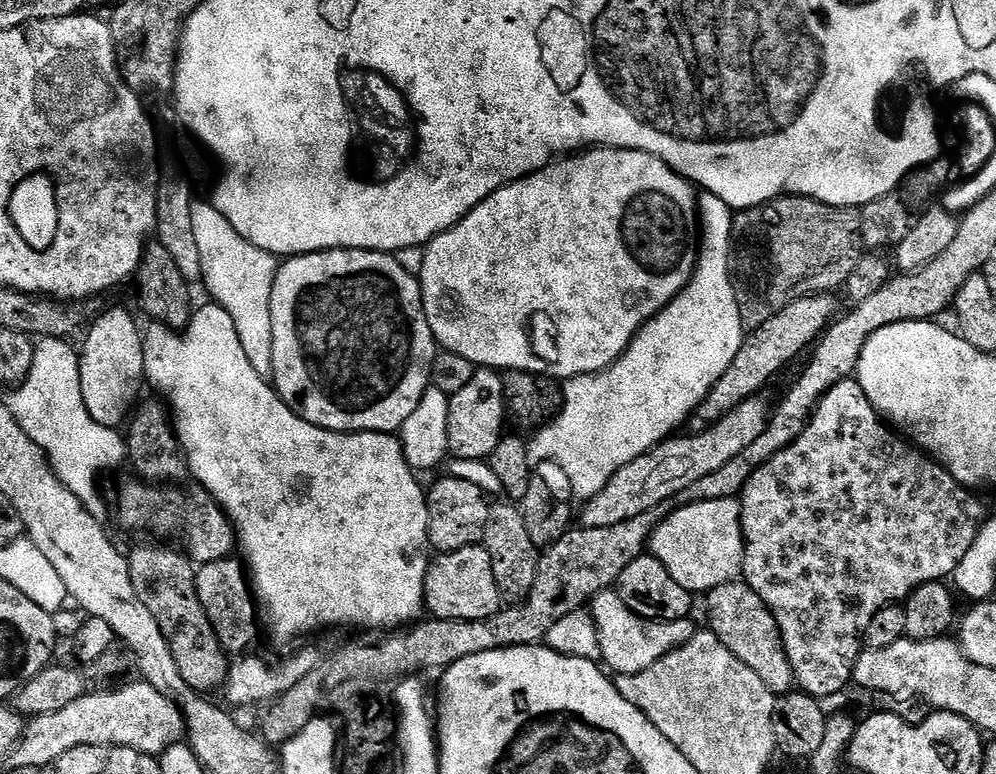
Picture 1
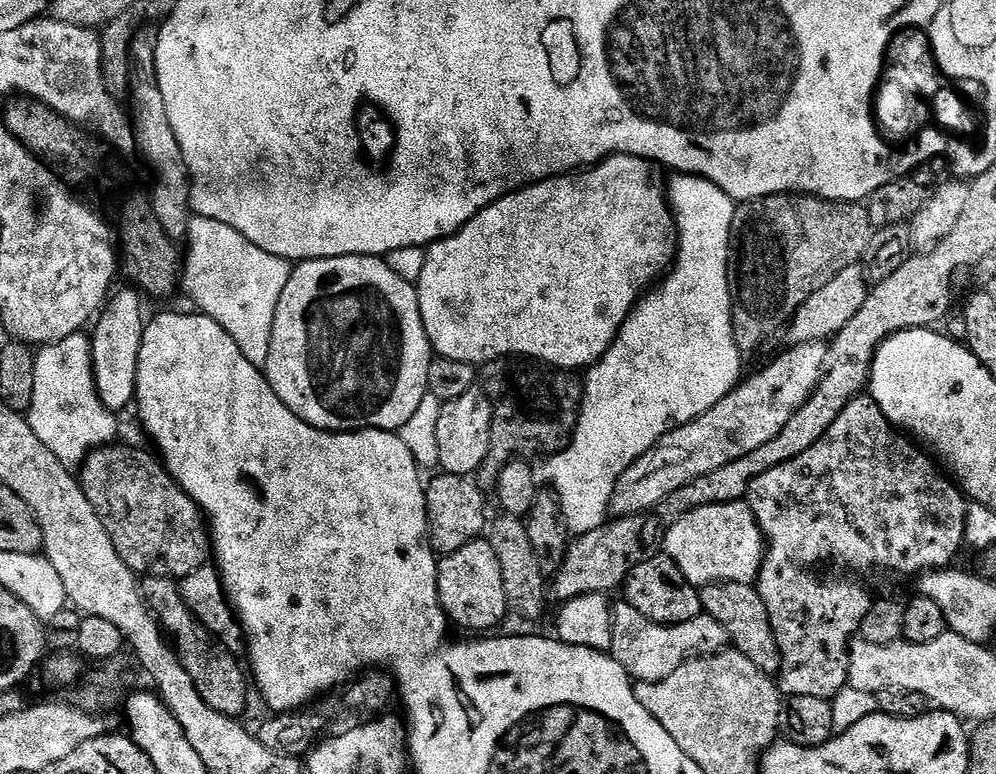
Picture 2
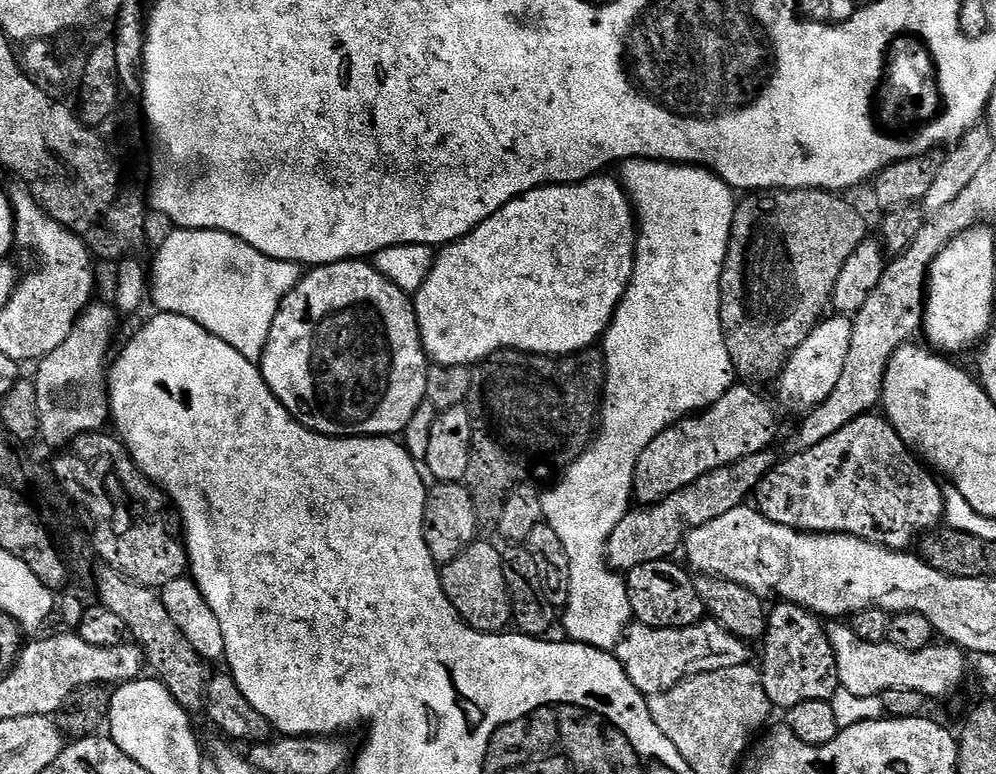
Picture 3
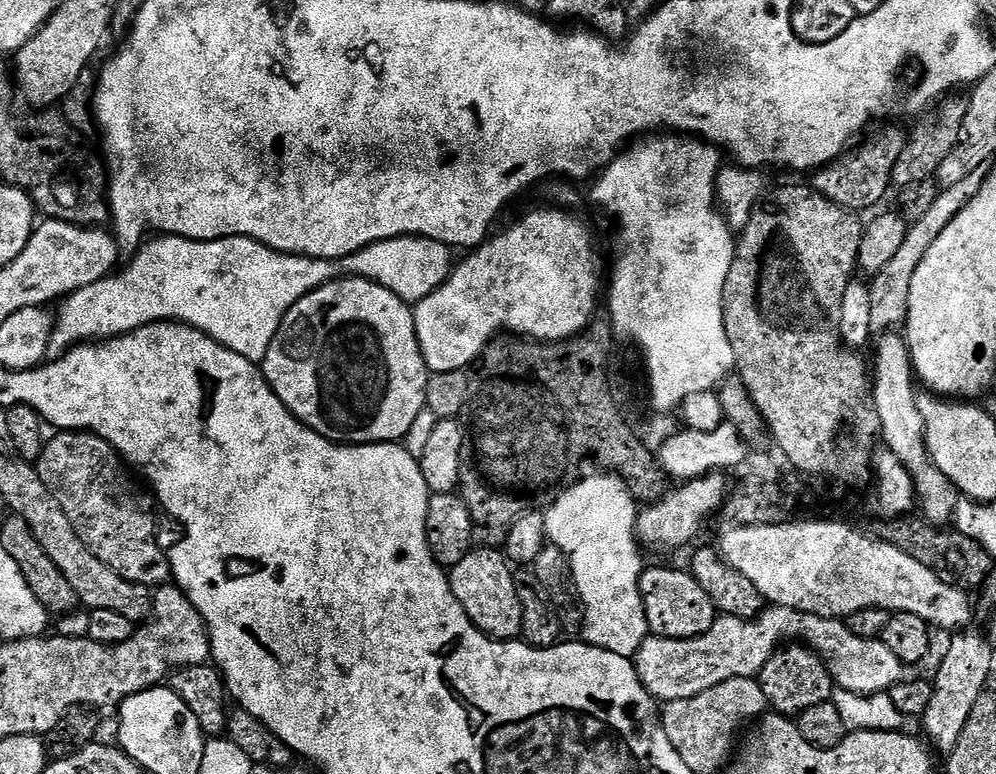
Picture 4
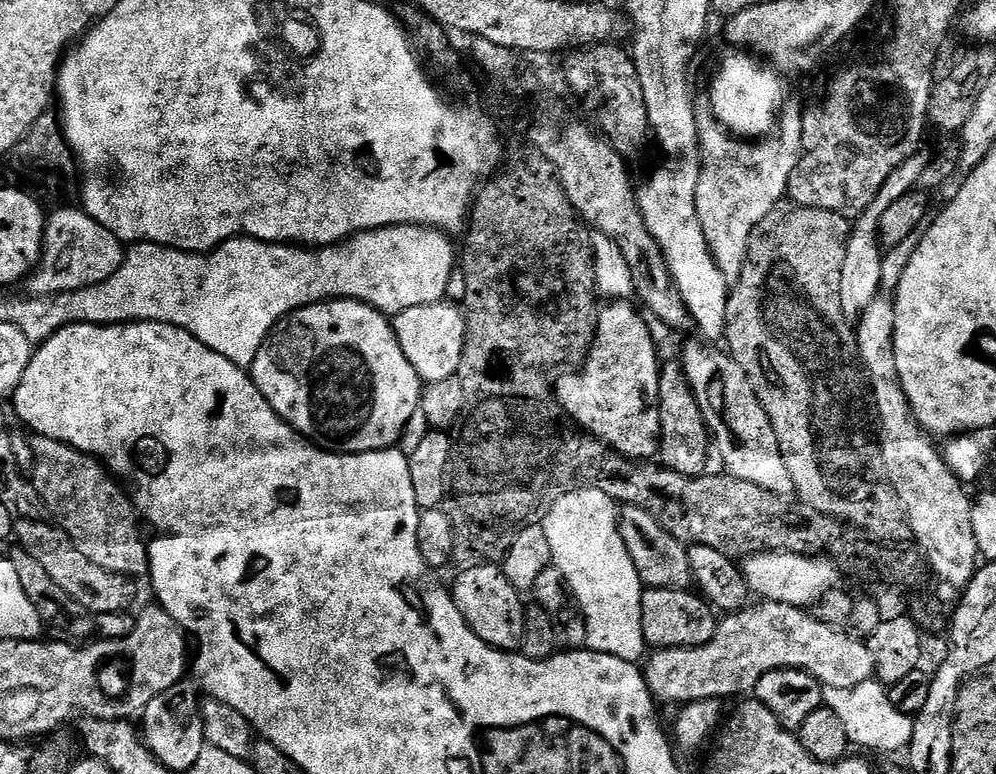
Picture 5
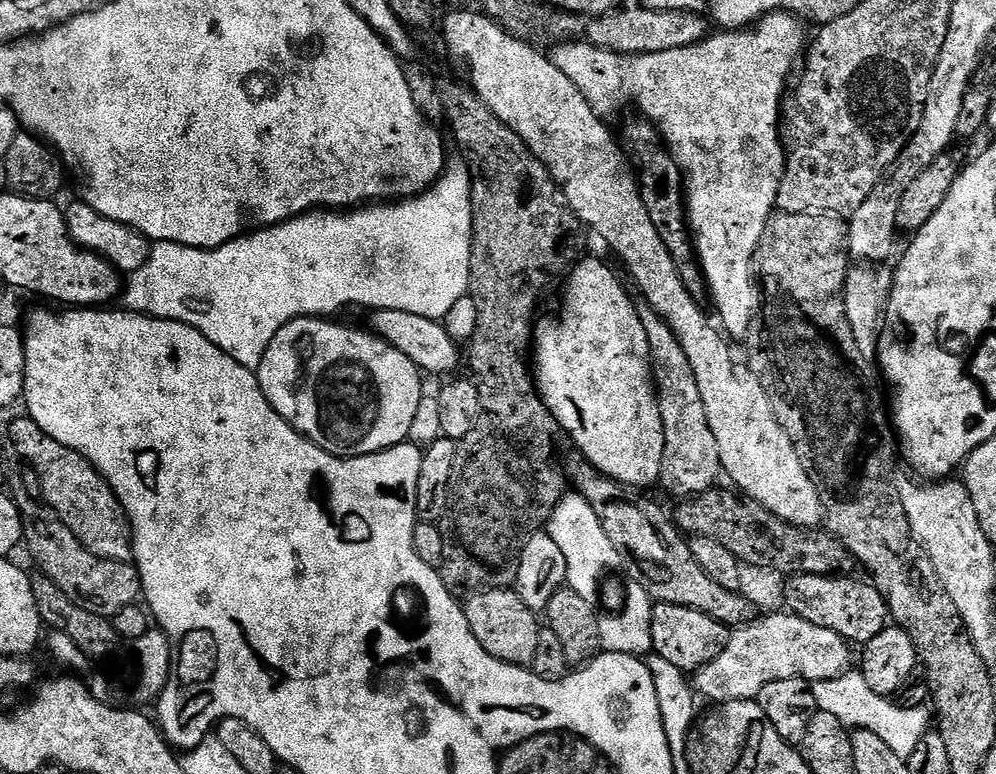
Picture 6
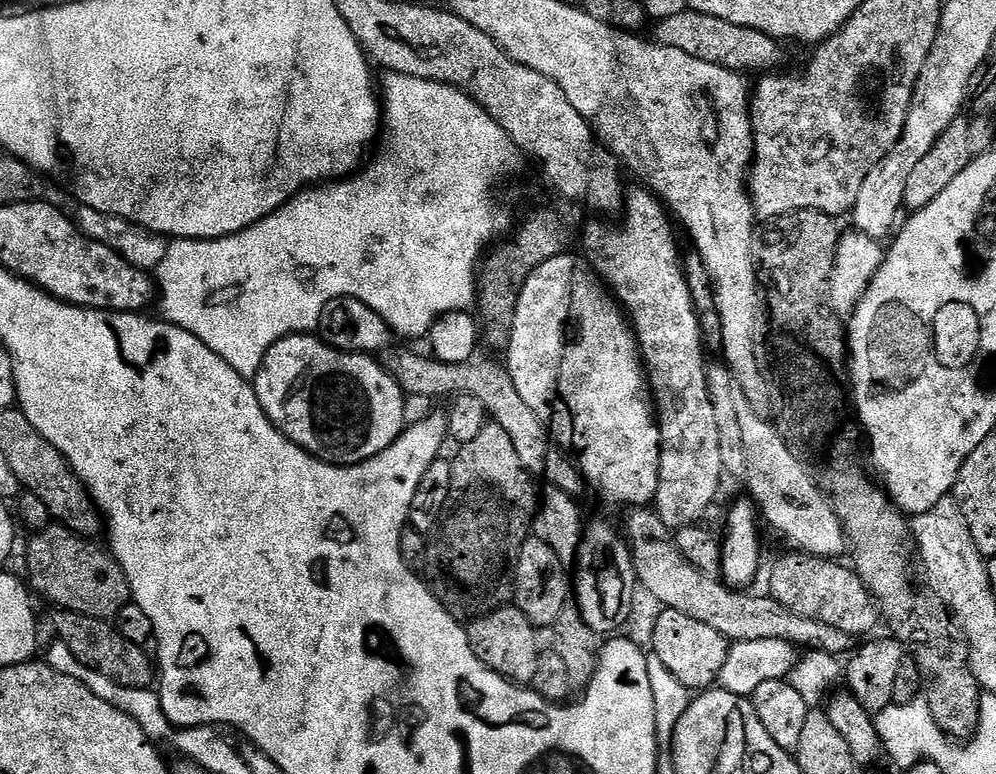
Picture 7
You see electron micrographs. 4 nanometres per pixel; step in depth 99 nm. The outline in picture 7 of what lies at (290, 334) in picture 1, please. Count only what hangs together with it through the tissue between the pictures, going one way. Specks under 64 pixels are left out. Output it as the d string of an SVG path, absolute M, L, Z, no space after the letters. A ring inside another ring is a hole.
M293 334L274 342L254 377L262 410L289 440L328 464L360 464L386 450L400 437L404 422L405 392L375 355L339 352L316 334Z

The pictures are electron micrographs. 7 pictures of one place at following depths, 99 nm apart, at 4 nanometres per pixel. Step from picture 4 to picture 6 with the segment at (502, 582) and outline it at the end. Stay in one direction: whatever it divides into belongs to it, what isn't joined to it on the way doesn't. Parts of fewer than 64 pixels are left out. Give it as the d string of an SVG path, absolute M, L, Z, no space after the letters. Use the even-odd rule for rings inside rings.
M493 586L487 590L476 590L465 604L462 604L462 615L468 628L474 634L474 638L494 658L498 658L507 664L526 666L532 655L533 645L542 631L541 625L536 625L537 613L527 608L518 598L515 591L508 592L501 586Z

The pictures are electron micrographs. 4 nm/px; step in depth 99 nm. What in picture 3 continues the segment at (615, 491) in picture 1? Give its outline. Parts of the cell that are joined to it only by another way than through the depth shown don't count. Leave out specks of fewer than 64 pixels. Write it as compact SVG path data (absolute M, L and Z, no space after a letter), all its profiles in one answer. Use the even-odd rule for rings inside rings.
M829 315L817 324L806 342L802 342L792 352L778 377L782 403L789 404L792 408L811 410L824 404L826 398L834 394L834 386L838 386L838 378L842 378L842 370L846 366L846 356L850 354L852 323L847 315ZM744 382L733 383L712 407L658 434L658 438L646 446L642 458L638 458L632 483L635 499L644 506L654 505L690 486L690 482L702 478L702 474L710 470L718 470L750 454L771 449L772 439L776 436L776 412L771 402L752 388L755 387Z

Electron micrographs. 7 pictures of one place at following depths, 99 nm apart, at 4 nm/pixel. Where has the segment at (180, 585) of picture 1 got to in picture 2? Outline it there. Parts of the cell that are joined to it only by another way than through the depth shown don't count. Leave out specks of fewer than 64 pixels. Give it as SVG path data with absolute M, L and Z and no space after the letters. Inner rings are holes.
M150 576L140 584L140 593L160 621L161 629L174 641L176 657L182 662L186 674L190 674L198 694L202 694L202 702L218 714L243 717L248 708L248 688L250 692L245 665L204 629L202 622L186 606L179 583L166 576Z

